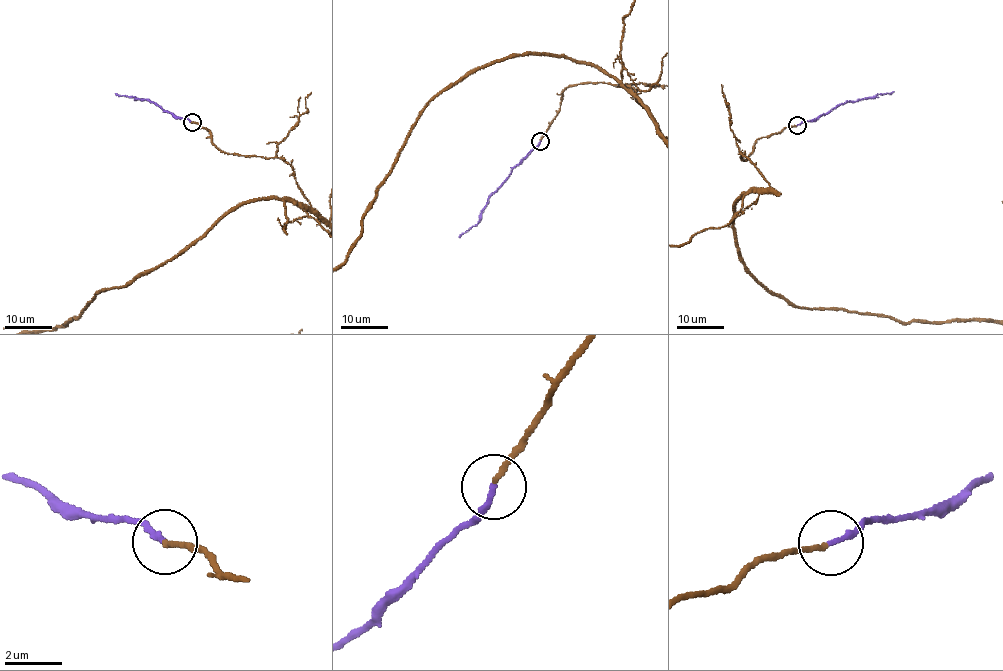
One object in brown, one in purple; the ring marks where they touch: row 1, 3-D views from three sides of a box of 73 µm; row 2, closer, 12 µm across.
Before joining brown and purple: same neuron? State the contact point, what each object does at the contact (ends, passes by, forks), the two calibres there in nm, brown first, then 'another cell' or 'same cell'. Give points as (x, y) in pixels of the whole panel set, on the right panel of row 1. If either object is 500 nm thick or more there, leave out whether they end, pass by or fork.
(797, 125) | brown ends | purple ends | 160/190 nm | same cell

